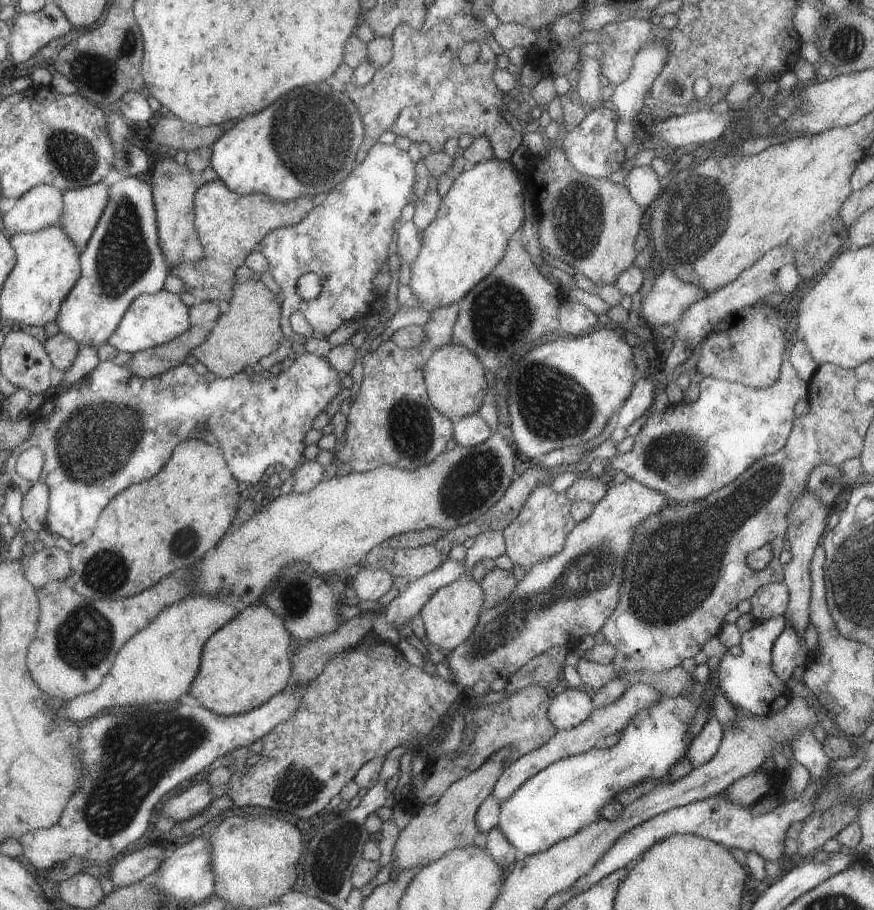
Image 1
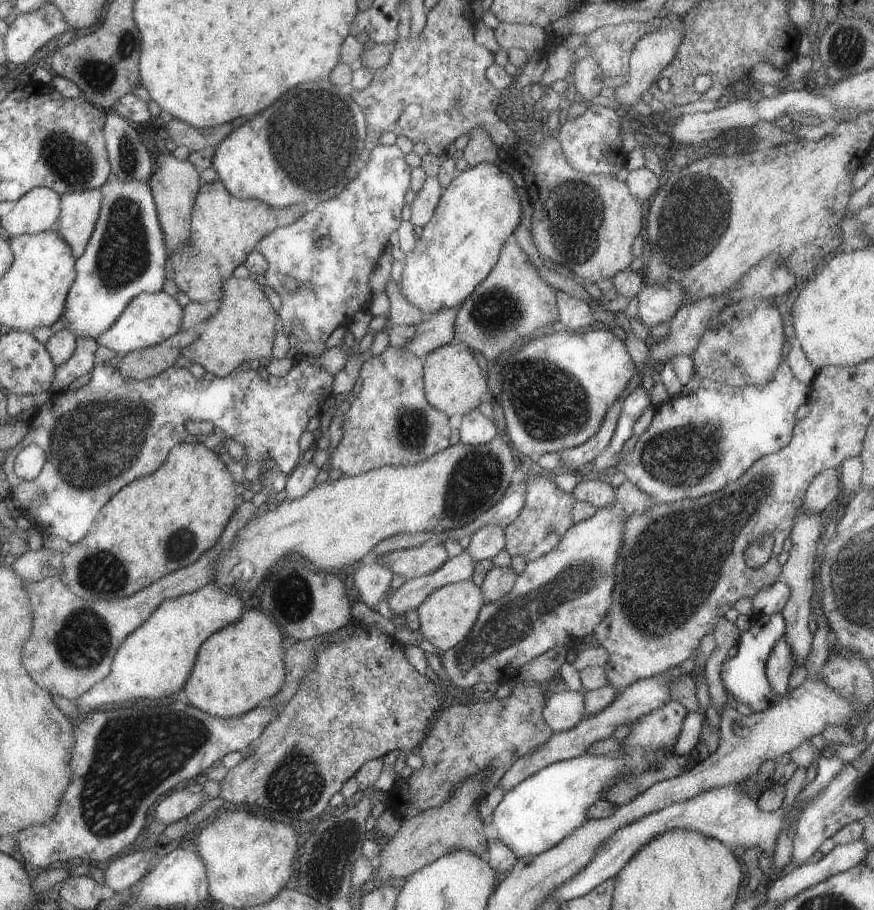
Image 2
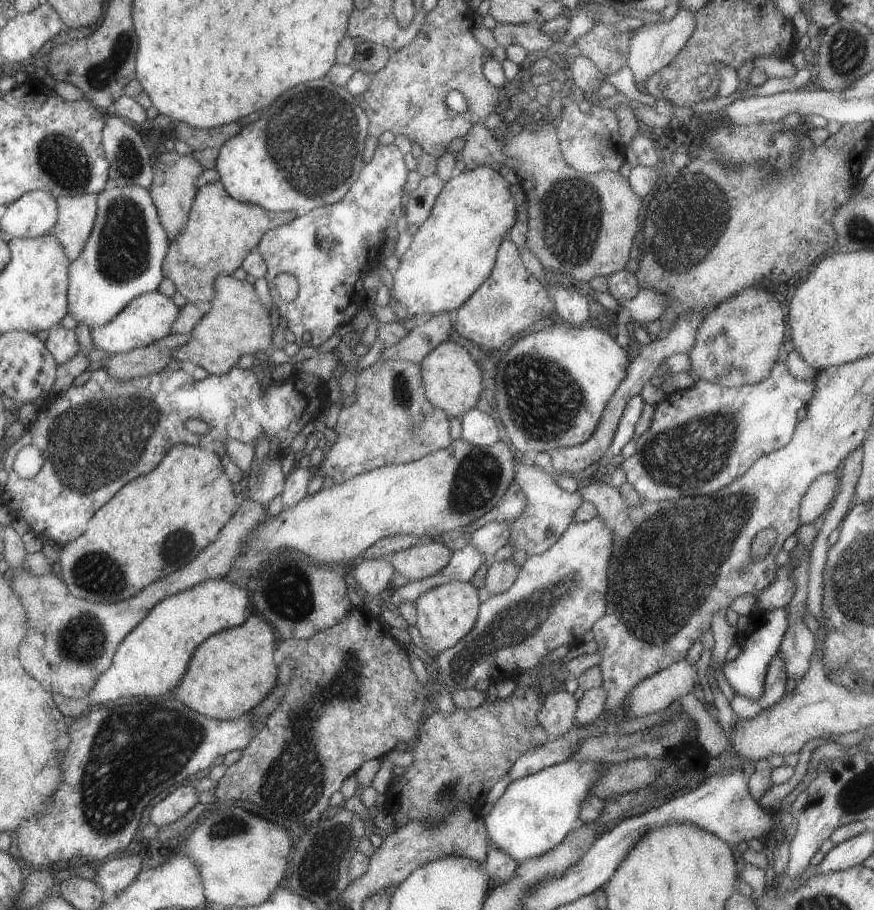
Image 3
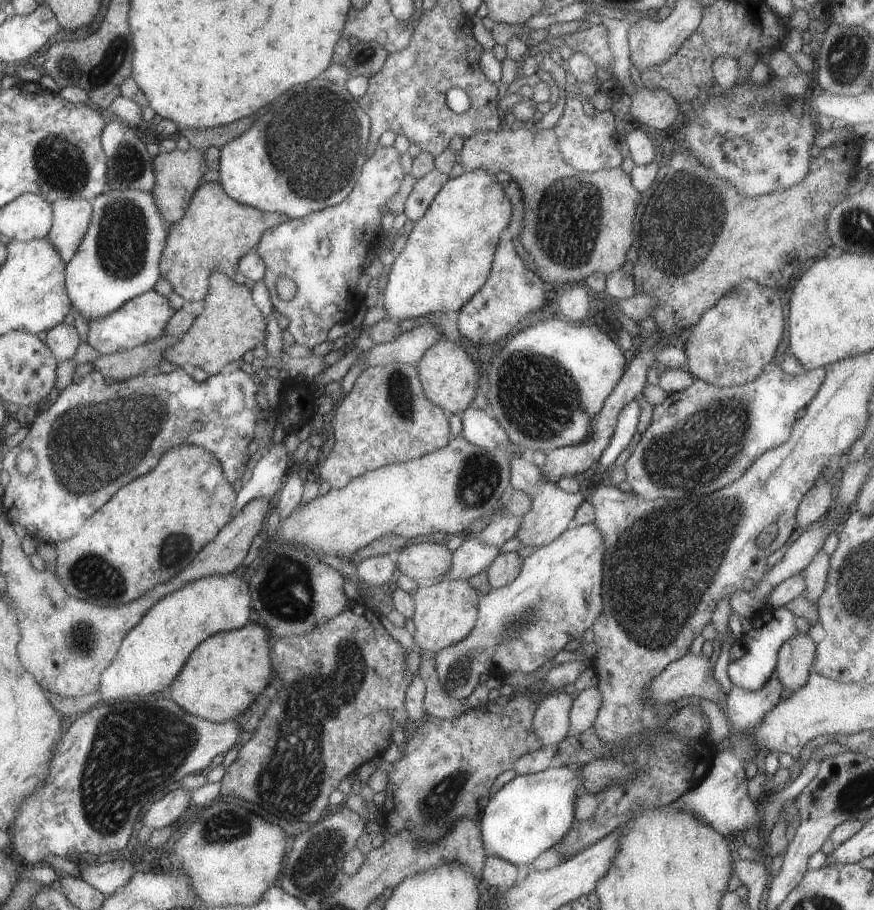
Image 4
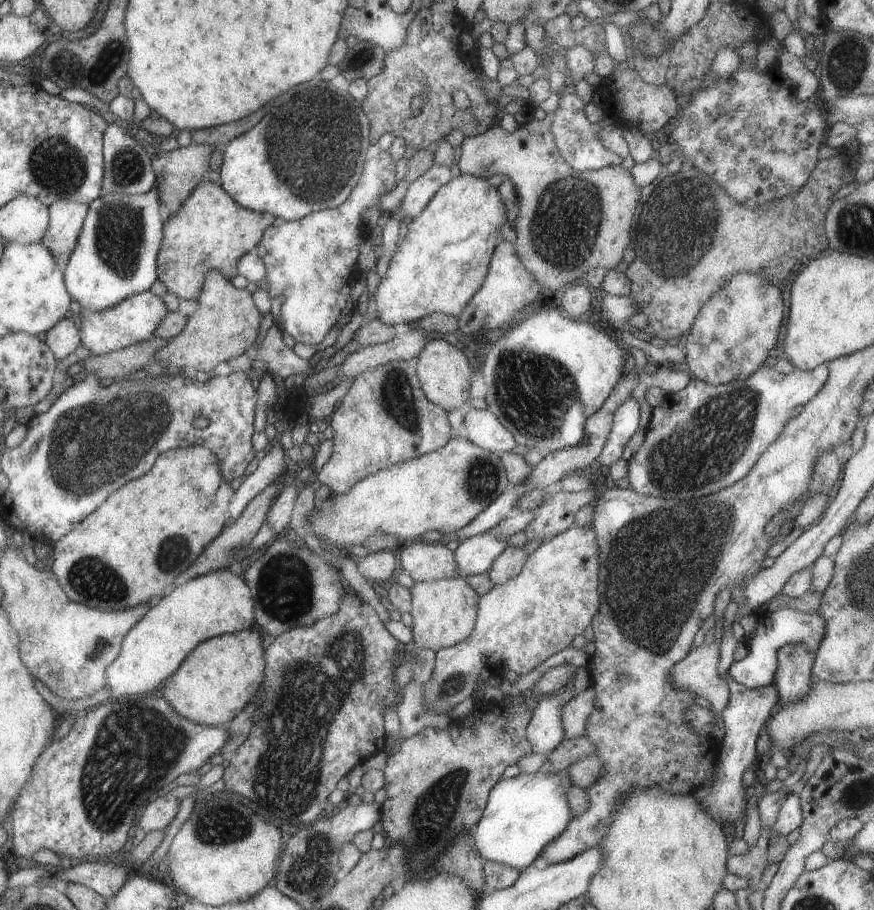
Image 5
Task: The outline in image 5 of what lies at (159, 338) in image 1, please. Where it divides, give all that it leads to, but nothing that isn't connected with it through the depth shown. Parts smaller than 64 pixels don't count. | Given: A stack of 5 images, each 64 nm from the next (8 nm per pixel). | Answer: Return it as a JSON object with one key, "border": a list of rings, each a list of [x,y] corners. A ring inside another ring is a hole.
{"border":[[[149,290],[127,296],[113,308],[105,308],[101,312],[93,310],[83,310],[79,312],[79,328],[81,344],[92,355],[109,354],[122,348],[127,348],[132,344],[143,342],[153,338],[155,328],[159,322],[165,318],[167,312],[165,304],[161,297],[154,295]]]}

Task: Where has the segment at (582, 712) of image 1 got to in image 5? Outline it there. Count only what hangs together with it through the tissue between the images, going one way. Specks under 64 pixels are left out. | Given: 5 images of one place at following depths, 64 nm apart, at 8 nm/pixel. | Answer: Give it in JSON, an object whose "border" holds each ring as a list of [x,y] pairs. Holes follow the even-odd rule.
{"border":[[[564,687],[541,699],[532,710],[525,738],[531,744],[533,752],[548,753],[564,739],[563,722],[561,722],[561,707],[573,698],[575,689]]]}

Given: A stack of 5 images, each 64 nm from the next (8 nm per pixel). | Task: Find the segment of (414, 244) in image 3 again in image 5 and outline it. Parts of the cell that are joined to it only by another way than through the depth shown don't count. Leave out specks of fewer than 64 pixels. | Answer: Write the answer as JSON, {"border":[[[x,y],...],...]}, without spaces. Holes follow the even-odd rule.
{"border":[[[463,174],[453,177],[437,188],[427,206],[415,216],[407,219],[404,237],[389,260],[385,275],[373,294],[375,314],[383,324],[395,325],[399,322],[415,322],[423,316],[444,313],[459,316],[468,300],[481,288],[491,256],[500,239],[500,229],[505,222],[505,206],[497,188],[489,185],[488,176]]]}

